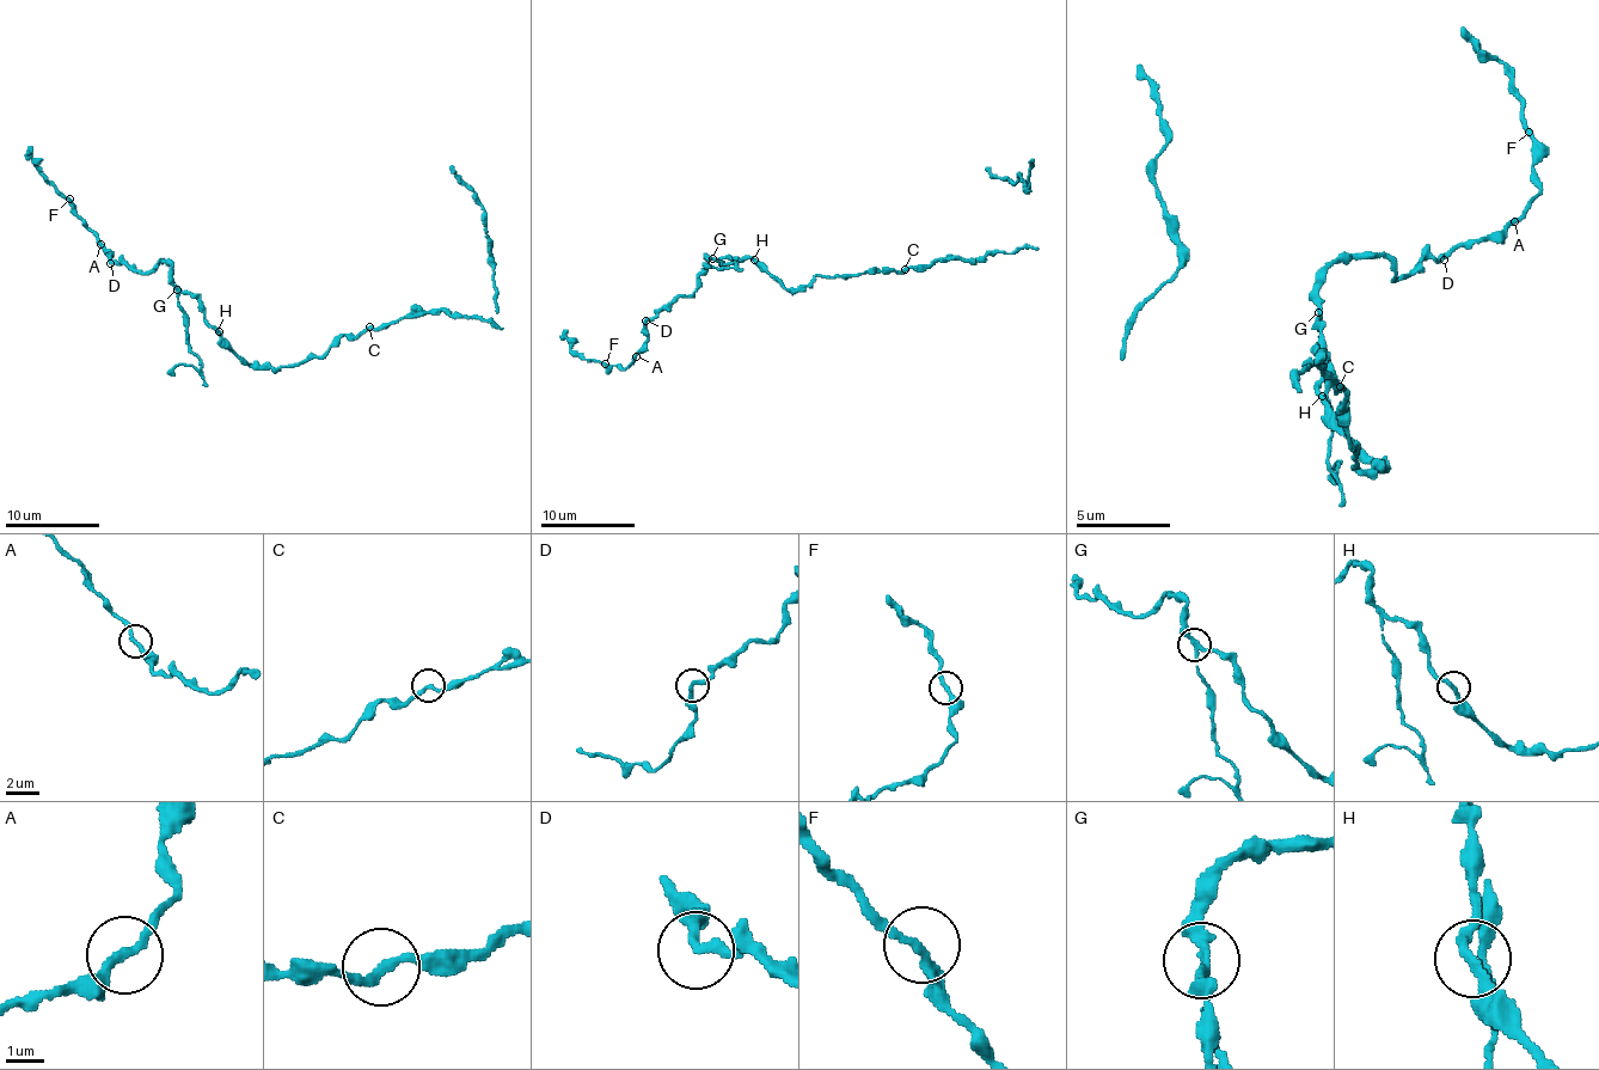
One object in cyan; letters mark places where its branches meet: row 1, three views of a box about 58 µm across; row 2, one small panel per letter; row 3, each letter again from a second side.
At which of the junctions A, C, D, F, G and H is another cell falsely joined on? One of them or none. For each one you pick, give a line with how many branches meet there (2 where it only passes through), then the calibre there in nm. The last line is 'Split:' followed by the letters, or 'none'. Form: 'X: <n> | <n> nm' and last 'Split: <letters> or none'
G: 3 | 200 nm
Split: G

